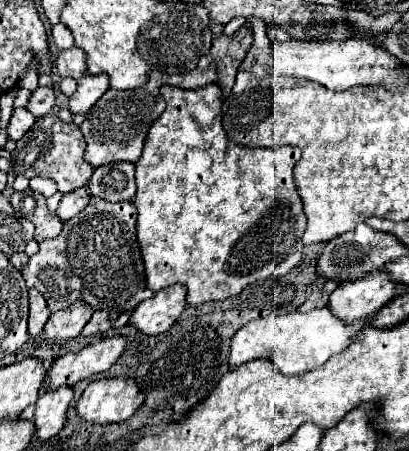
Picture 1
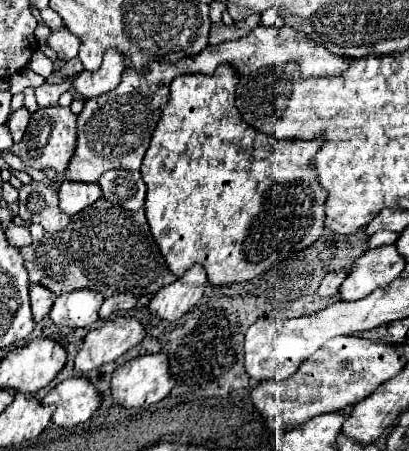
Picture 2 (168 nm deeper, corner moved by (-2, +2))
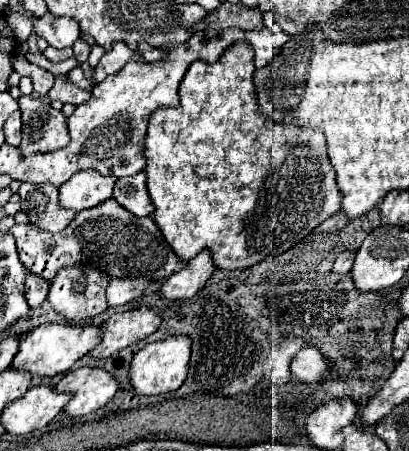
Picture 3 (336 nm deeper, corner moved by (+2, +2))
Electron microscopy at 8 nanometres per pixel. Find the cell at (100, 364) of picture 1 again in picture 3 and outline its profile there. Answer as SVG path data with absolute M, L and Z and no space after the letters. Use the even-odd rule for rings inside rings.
M137 308L121 314L113 314L101 326L101 342L93 348L93 358L109 358L113 352L123 350L145 336L153 334L161 324L161 318L151 308Z

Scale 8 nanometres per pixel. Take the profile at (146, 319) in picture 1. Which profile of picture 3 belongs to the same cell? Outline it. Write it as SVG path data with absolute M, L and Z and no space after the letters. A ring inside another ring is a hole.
M207 250L199 252L193 260L189 260L185 264L185 268L177 274L173 274L171 278L165 280L165 284L159 290L159 296L163 300L191 300L209 280L209 276L213 274L213 262Z

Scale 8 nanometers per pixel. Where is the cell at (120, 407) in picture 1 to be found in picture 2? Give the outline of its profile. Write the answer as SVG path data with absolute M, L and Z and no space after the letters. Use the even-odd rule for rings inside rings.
M155 352L155 354L137 356L137 358L125 362L123 366L119 366L115 370L111 390L113 390L115 404L125 406L125 408L141 408L141 406L157 404L159 400L163 400L169 394L169 390L173 390L173 374L169 370L169 354Z

